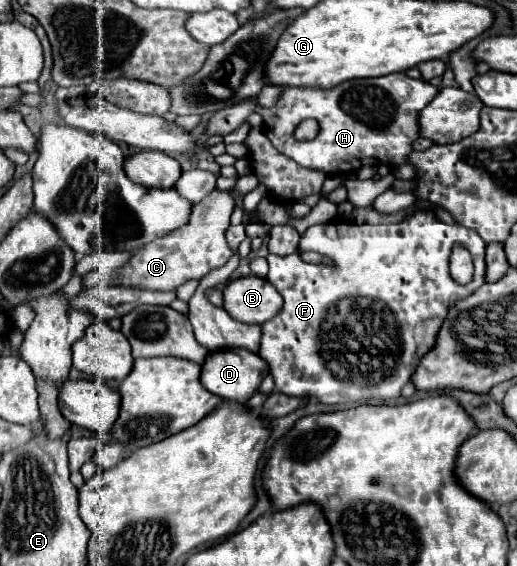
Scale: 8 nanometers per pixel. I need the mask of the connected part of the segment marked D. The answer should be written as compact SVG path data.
M234 348L234 350L218 350L206 356L206 362L202 366L202 386L210 390L212 394L218 394L220 398L226 398L230 402L246 404L250 396L256 392L264 376L268 376L270 370L262 358L250 350Z

